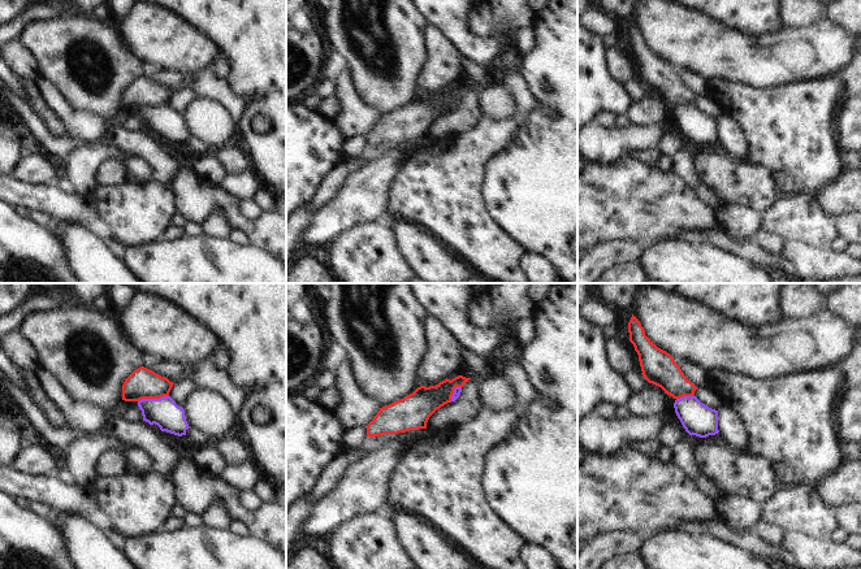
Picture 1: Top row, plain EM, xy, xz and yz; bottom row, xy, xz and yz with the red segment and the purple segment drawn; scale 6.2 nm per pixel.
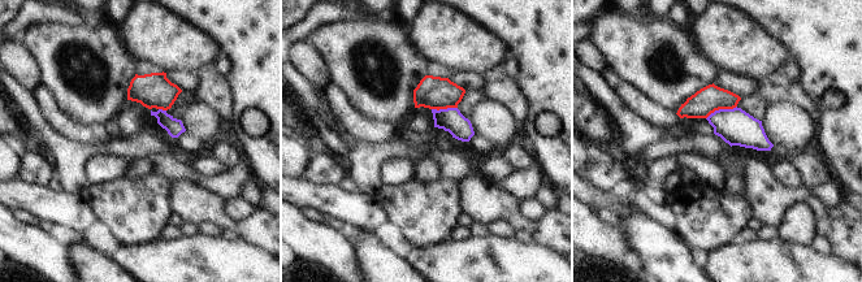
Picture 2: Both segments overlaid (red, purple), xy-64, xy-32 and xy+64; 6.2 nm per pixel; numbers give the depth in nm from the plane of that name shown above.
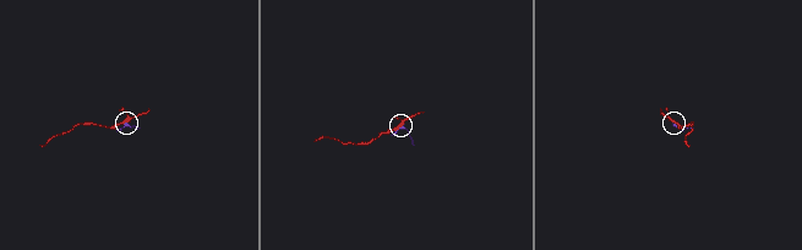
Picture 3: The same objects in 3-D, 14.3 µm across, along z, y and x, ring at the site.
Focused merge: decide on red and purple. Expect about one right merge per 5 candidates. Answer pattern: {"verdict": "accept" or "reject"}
{"verdict": "reject"}

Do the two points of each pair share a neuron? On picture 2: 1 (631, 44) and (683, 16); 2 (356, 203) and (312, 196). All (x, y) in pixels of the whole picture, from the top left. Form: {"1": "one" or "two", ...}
{"1": "two", "2": "one"}

